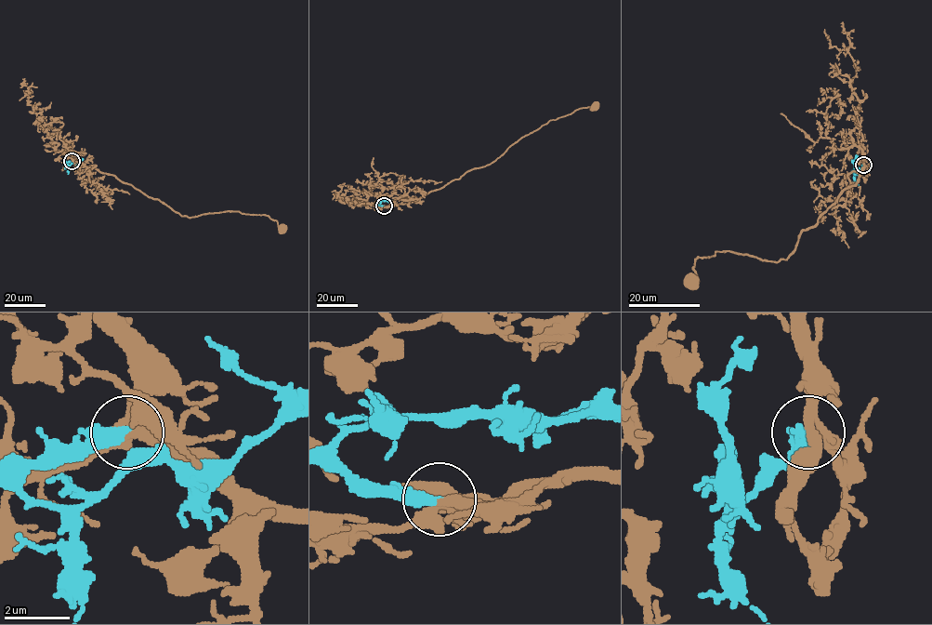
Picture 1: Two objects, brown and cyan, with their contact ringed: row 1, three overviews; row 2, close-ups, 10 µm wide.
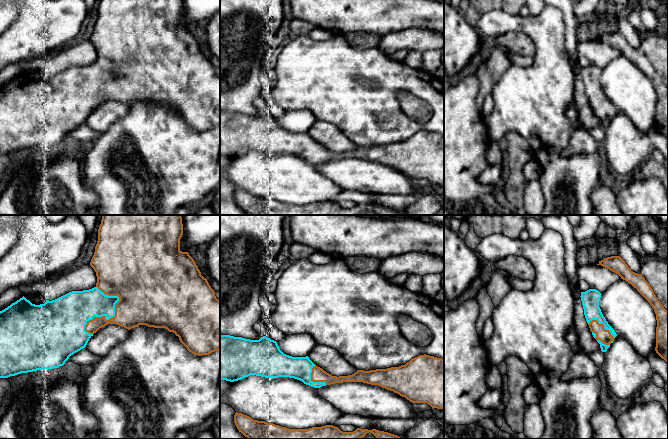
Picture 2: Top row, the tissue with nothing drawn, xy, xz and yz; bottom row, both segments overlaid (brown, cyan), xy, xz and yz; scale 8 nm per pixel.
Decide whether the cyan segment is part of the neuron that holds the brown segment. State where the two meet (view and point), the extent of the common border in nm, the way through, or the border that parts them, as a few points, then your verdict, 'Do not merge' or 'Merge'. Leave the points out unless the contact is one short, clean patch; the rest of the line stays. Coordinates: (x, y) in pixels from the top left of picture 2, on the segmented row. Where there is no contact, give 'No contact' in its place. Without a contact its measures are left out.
Touches brown at xy (104, 318). Shared border 400 nm. Merge

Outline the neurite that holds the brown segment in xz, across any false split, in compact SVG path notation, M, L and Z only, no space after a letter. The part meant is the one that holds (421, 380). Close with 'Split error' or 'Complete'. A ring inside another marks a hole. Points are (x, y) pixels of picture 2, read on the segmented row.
M220 335L220 379L234 382L250 375L265 378L294 378L314 388L343 382L363 382L393 391L412 403L427 403L432 409L444 410L444 360L426 354L412 358L399 367L370 371L357 370L352 375L337 377L316 366L308 356L292 357L284 354L277 342L266 336L259 340L250 340Z. Split error

